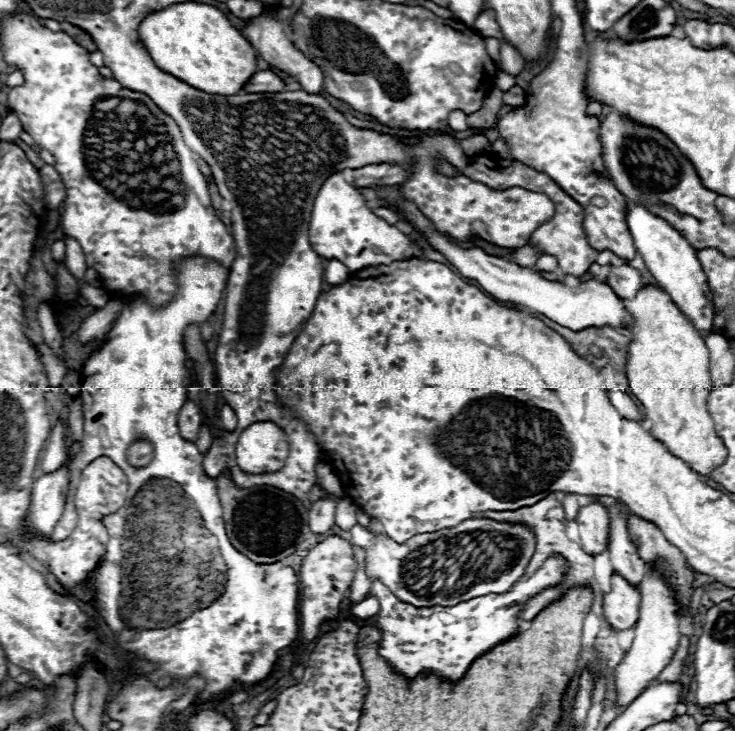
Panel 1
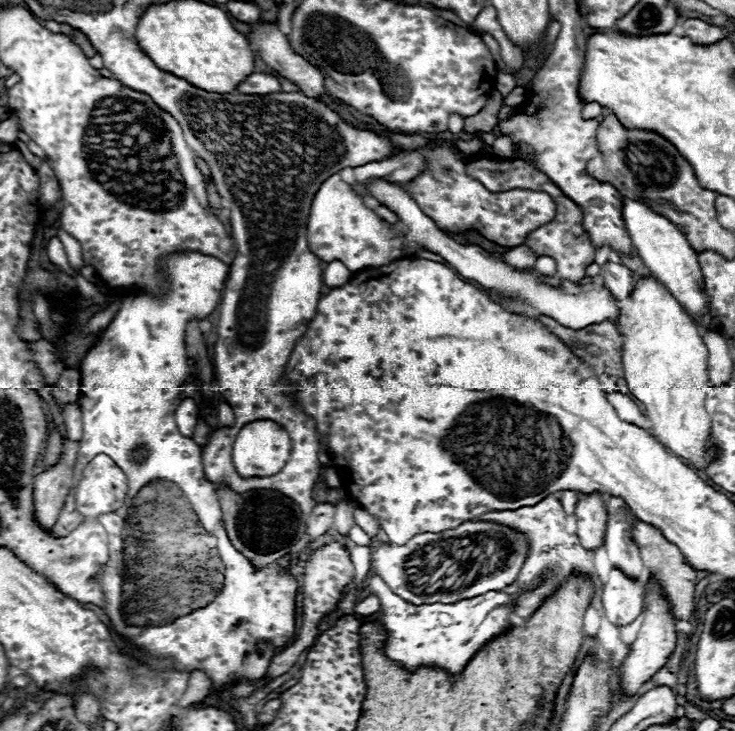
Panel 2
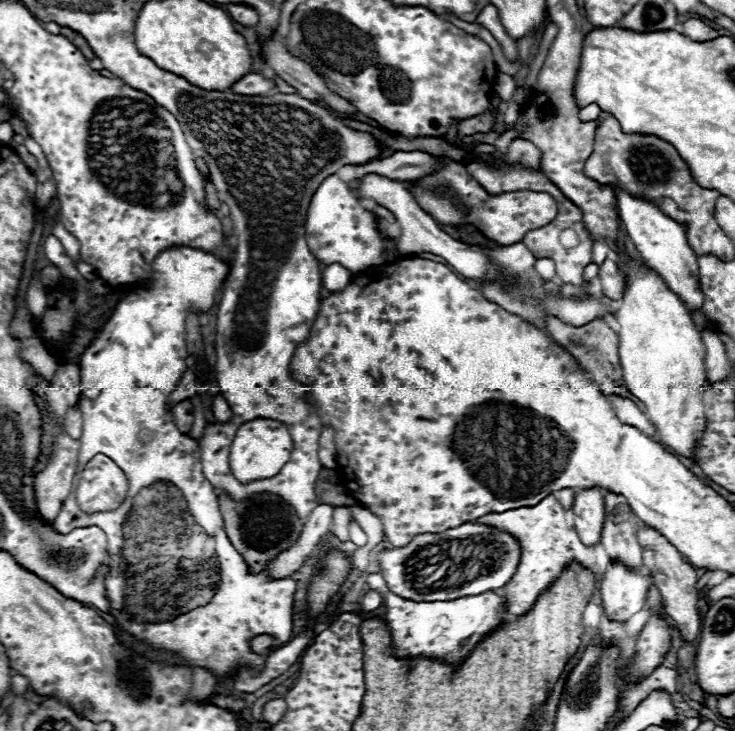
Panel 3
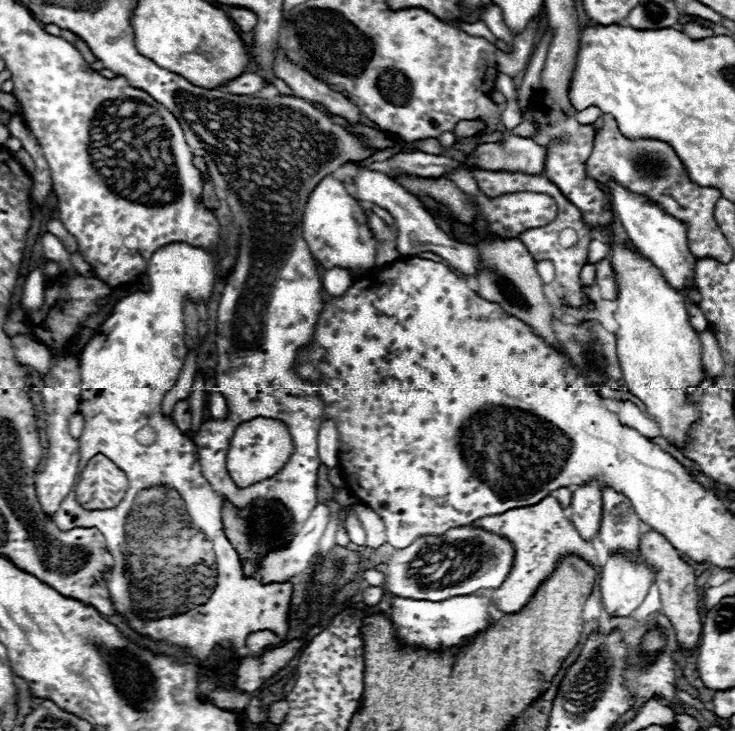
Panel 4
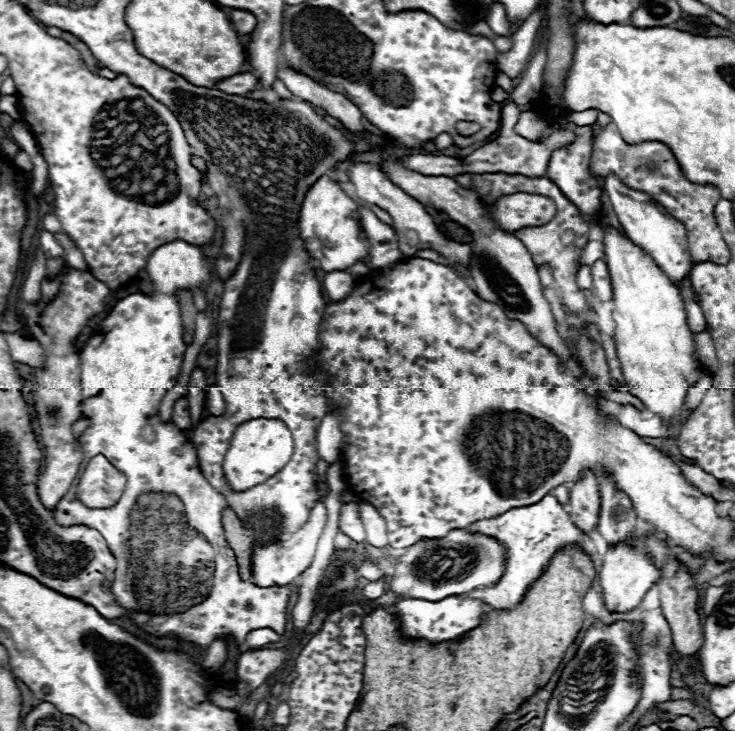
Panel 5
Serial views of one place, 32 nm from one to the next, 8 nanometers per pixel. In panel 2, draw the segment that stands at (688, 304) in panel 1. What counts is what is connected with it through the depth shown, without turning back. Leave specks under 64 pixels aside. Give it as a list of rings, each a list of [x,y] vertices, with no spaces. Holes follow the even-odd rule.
[[[622,196],[622,220],[628,230],[628,236],[638,250],[638,256],[644,260],[644,266],[674,294],[674,298],[684,306],[684,310],[694,318],[702,328],[710,328],[710,314],[706,308],[708,296],[704,294],[704,280],[698,264],[698,254],[688,244],[684,232],[670,222],[666,216],[654,212],[648,204],[630,200]]]

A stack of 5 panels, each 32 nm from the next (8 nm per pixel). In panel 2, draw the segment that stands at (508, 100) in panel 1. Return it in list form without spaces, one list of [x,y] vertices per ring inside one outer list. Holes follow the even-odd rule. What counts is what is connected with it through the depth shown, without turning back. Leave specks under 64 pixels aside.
[[[516,86],[516,88],[510,92],[510,96],[504,100],[504,104],[508,104],[508,106],[522,106],[524,102],[526,102],[526,90],[520,88],[520,86]]]

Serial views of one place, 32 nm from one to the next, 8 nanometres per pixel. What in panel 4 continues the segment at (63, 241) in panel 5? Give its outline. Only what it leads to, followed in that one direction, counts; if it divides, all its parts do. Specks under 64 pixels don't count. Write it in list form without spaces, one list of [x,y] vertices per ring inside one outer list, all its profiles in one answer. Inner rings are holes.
[[[77,252],[70,254],[70,260],[74,268],[79,272],[80,274],[84,276],[92,276],[92,269],[91,266],[84,261],[82,255]]]

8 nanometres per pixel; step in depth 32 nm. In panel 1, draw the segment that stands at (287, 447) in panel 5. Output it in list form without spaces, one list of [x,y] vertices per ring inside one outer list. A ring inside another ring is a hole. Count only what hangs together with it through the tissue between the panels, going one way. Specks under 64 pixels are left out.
[[[274,422],[250,424],[236,443],[235,458],[243,472],[270,474],[288,458],[288,436]]]

